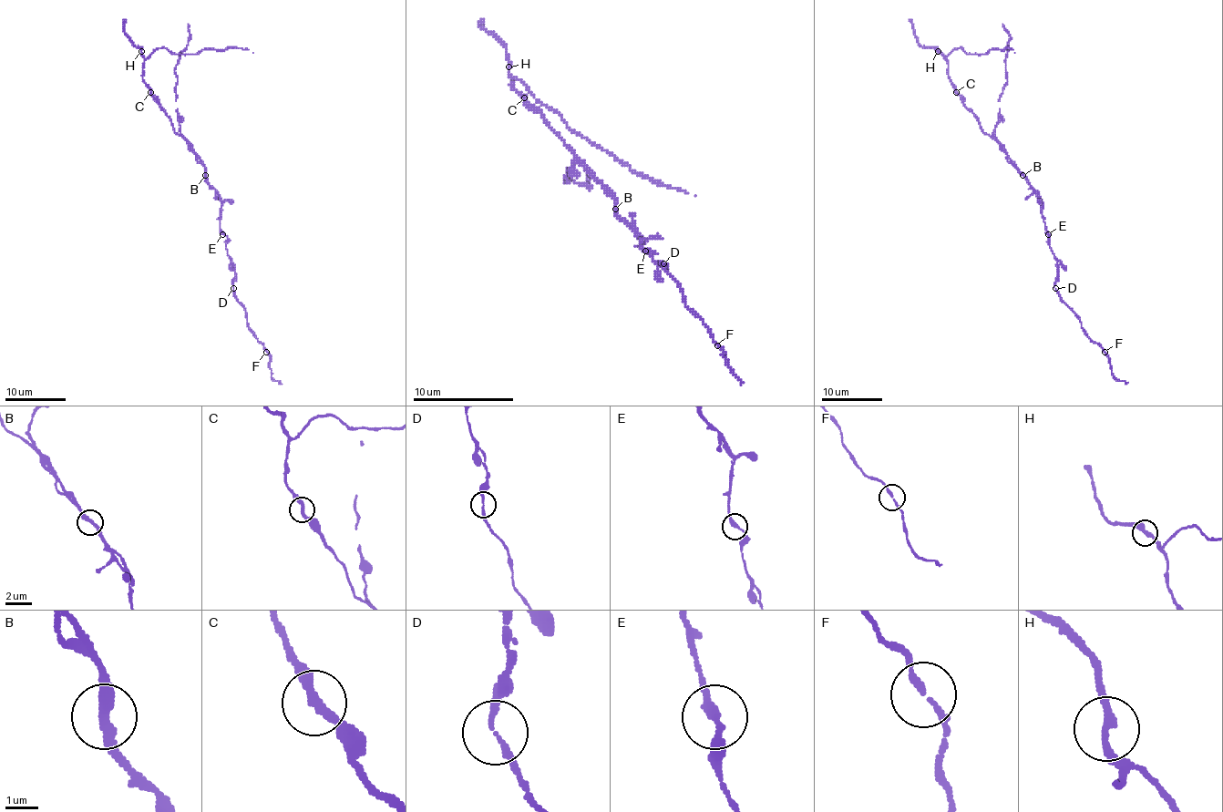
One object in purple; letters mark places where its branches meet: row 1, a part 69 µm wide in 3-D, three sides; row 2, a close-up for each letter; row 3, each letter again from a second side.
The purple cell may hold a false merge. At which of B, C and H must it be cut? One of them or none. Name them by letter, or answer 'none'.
B

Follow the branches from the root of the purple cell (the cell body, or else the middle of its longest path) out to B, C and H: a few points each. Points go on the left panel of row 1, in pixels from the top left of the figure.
B: (203, 164), (204, 175)
C: (203, 164), (190, 147), (174, 131), (171, 119), (150, 92)
H: (203, 164), (190, 147), (174, 131), (171, 119), (144, 81), (144, 57), (141, 51)

